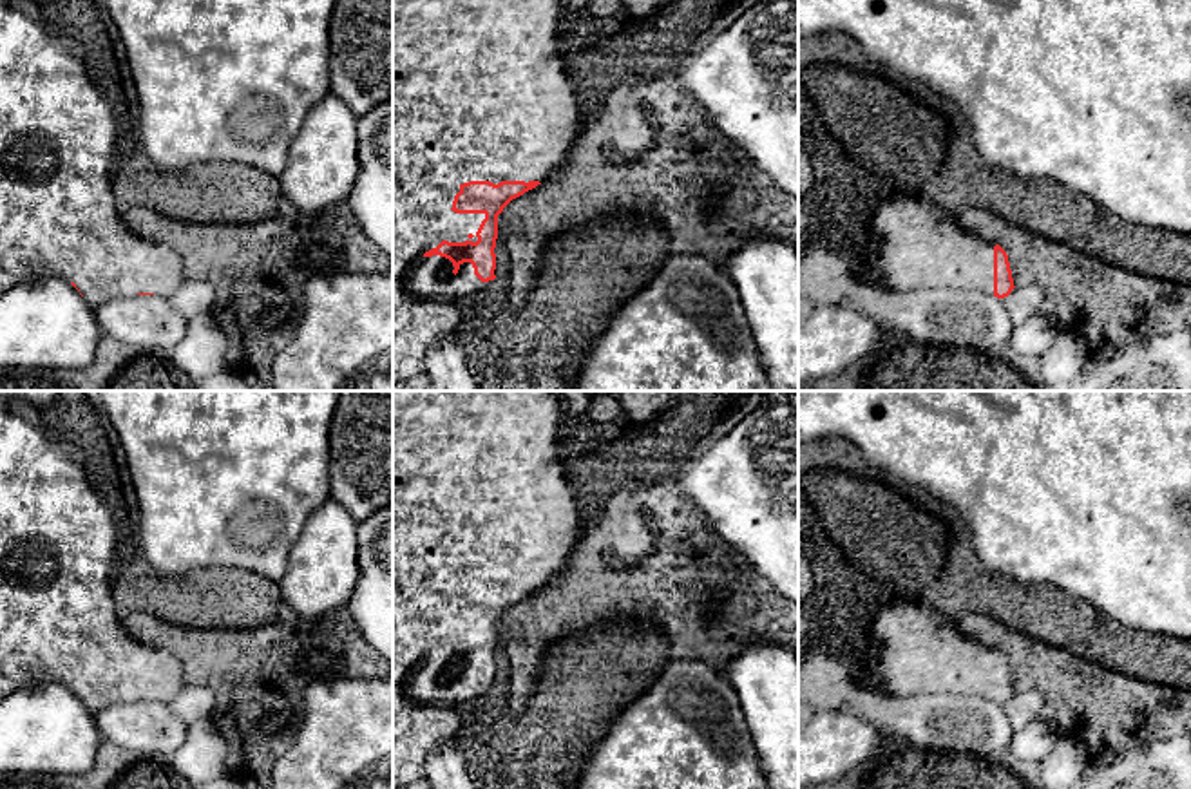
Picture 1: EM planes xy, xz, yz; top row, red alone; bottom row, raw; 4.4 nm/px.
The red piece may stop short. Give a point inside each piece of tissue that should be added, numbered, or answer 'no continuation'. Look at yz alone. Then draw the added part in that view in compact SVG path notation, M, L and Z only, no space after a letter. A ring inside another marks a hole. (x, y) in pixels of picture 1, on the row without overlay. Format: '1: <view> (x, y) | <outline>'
1: yz (914, 650) | M921 599L880 606L867 632L871 648L862 662L831 651L816 637L798 650L798 709L842 709L854 691L867 689L889 697L961 693L994 700L996 650L965 637L954 619Z

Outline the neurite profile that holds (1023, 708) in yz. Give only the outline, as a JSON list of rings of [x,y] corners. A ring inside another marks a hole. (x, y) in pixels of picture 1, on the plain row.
[[[1035,689],[1014,693],[1012,699],[1001,704],[1014,731],[1024,729],[1043,715],[1043,695]]]

